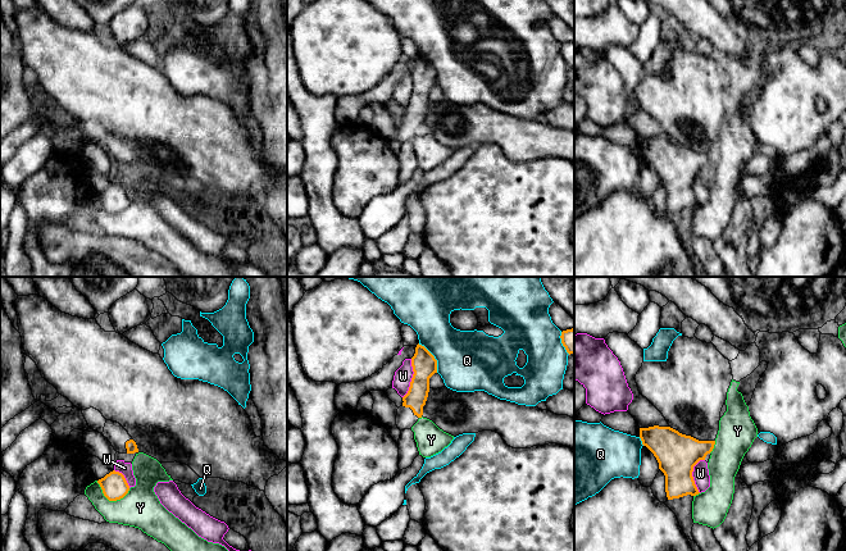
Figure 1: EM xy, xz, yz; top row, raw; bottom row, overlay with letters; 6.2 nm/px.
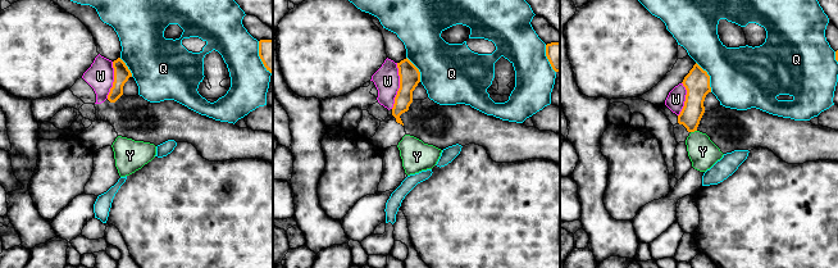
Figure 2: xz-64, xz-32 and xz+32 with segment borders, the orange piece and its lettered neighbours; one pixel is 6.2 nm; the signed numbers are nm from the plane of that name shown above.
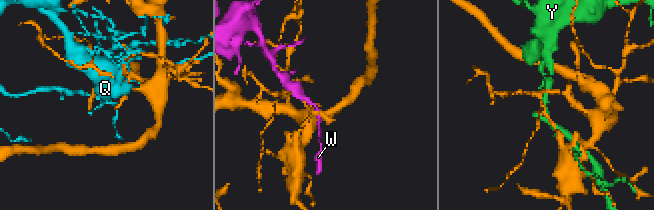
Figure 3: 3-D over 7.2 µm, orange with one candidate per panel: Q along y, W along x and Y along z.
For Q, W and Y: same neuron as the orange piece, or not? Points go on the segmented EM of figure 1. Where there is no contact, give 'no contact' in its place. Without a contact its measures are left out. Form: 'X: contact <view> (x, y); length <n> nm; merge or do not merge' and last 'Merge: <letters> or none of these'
Q: contact xz (433, 356); length 220 nm; do not merge
W: contact xz (412, 378); length 260 nm; do not merge
Y: contact xy (110, 500); length 220 nm; do not merge
Merge: none of these

